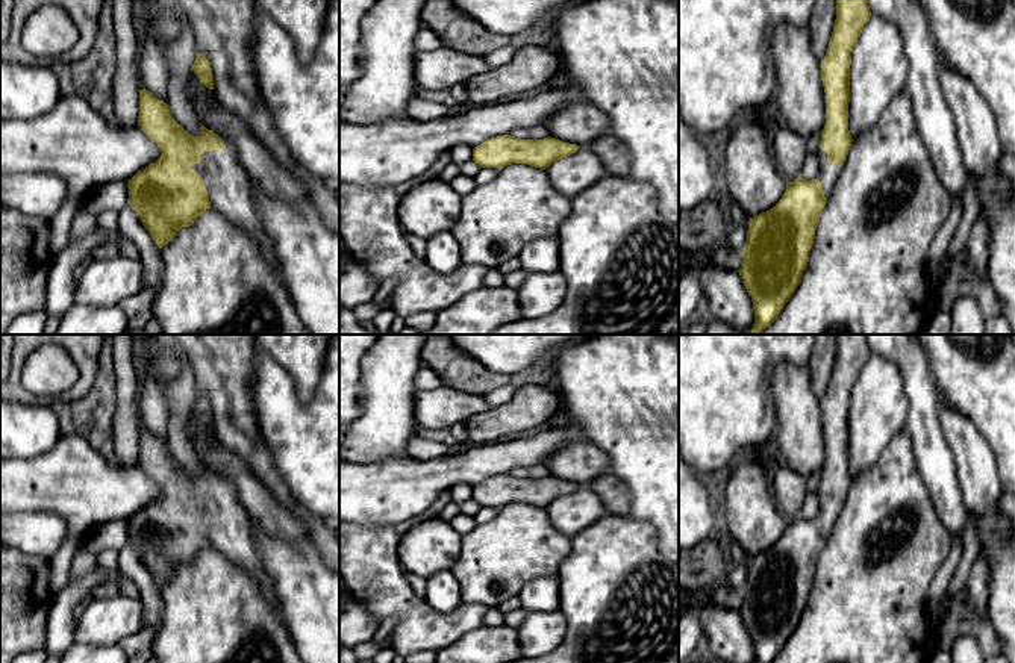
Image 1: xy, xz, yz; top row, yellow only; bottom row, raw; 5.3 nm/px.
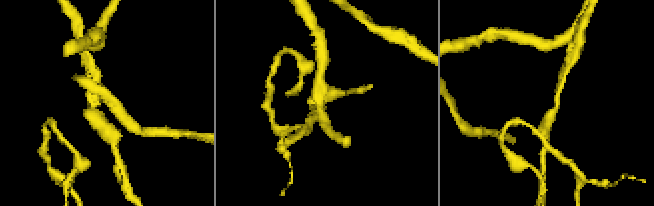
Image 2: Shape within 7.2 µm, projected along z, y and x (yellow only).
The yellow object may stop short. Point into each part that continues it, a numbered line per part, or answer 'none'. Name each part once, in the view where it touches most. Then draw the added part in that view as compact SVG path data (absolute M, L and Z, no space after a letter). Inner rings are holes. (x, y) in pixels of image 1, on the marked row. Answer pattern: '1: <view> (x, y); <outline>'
1: xy (229, 188); M224 141L224 145L226 148L223 151L203 151L201 160L198 163L192 163L191 168L203 180L211 206L221 212L227 219L238 224L251 239L255 239L267 262L282 274L282 266L274 251L274 242L265 233L253 201L251 179L245 168L239 163L235 147L229 141Z

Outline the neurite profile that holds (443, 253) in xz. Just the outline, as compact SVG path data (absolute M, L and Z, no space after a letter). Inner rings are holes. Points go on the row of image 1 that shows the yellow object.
M444 232L427 239L424 260L430 269L441 275L448 275L462 265L461 245L451 232Z

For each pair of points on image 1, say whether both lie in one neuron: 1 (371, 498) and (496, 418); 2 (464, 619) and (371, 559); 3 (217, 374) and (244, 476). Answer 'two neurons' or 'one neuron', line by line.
1: two neurons
2: one neuron
3: two neurons

